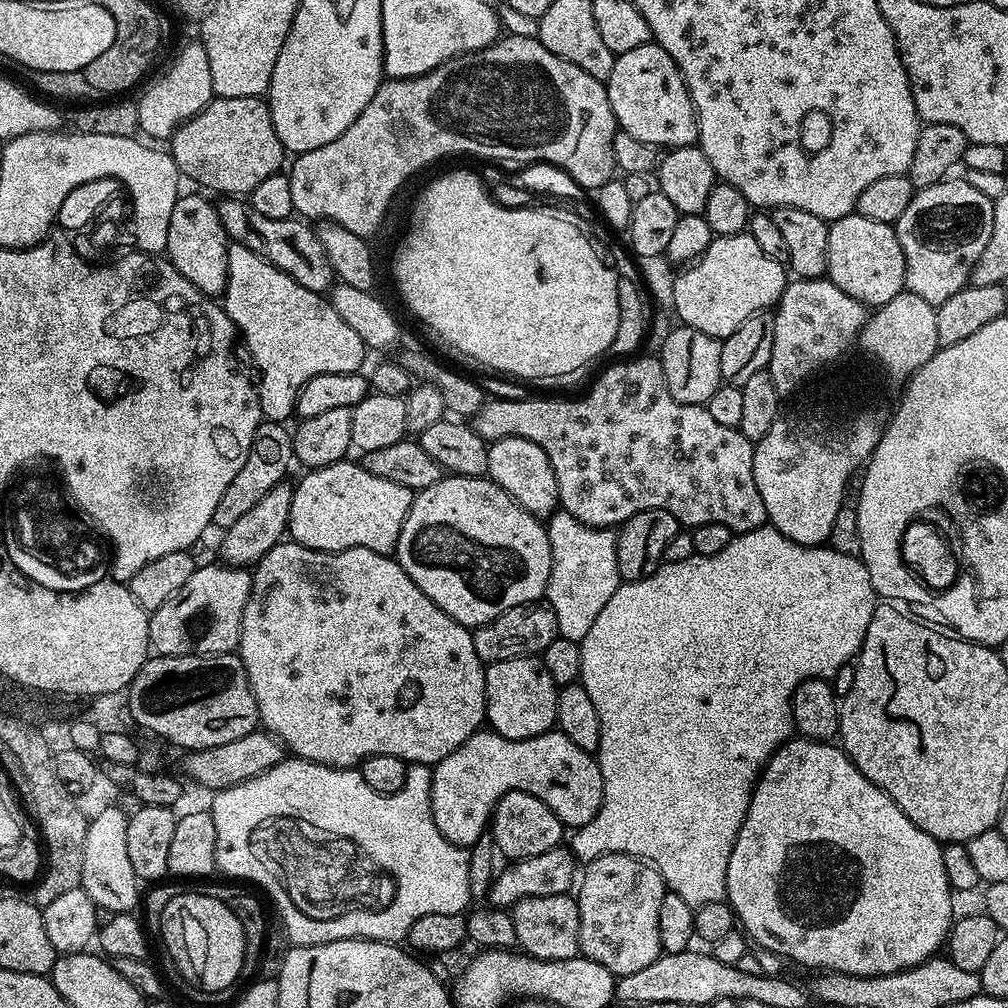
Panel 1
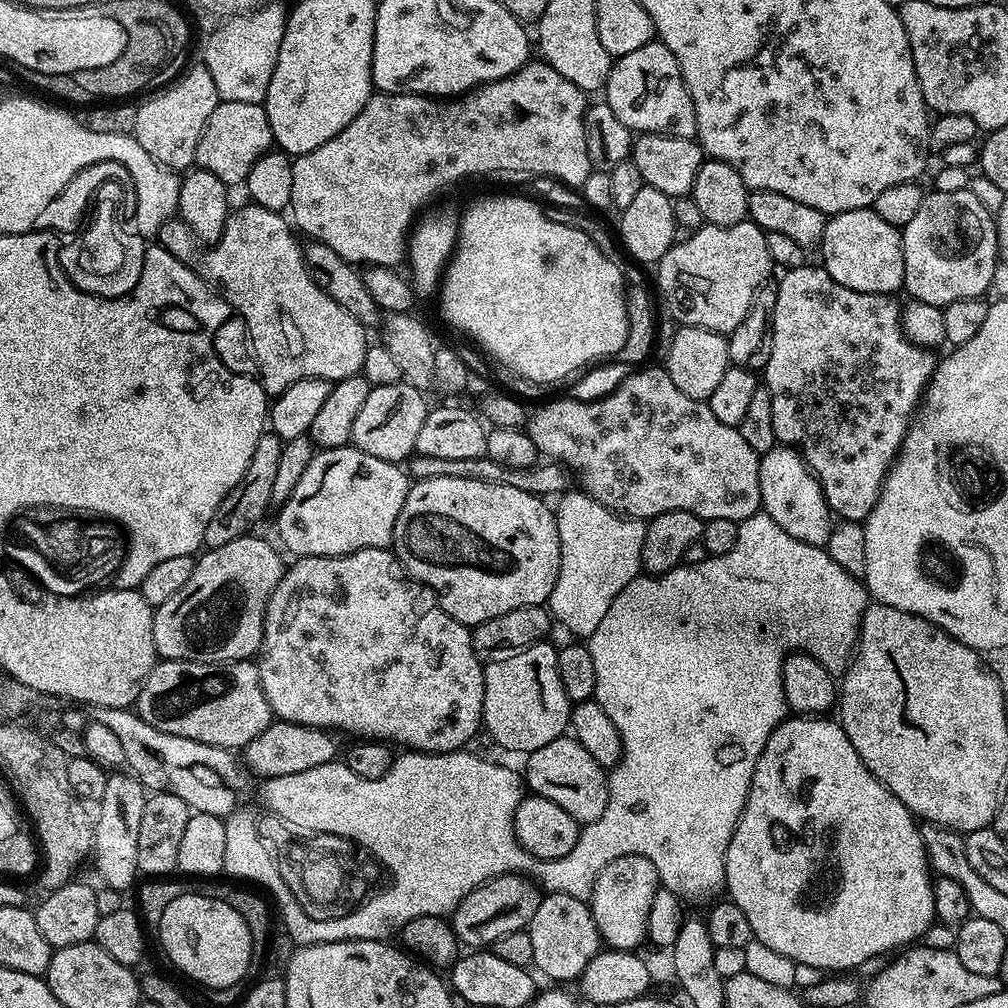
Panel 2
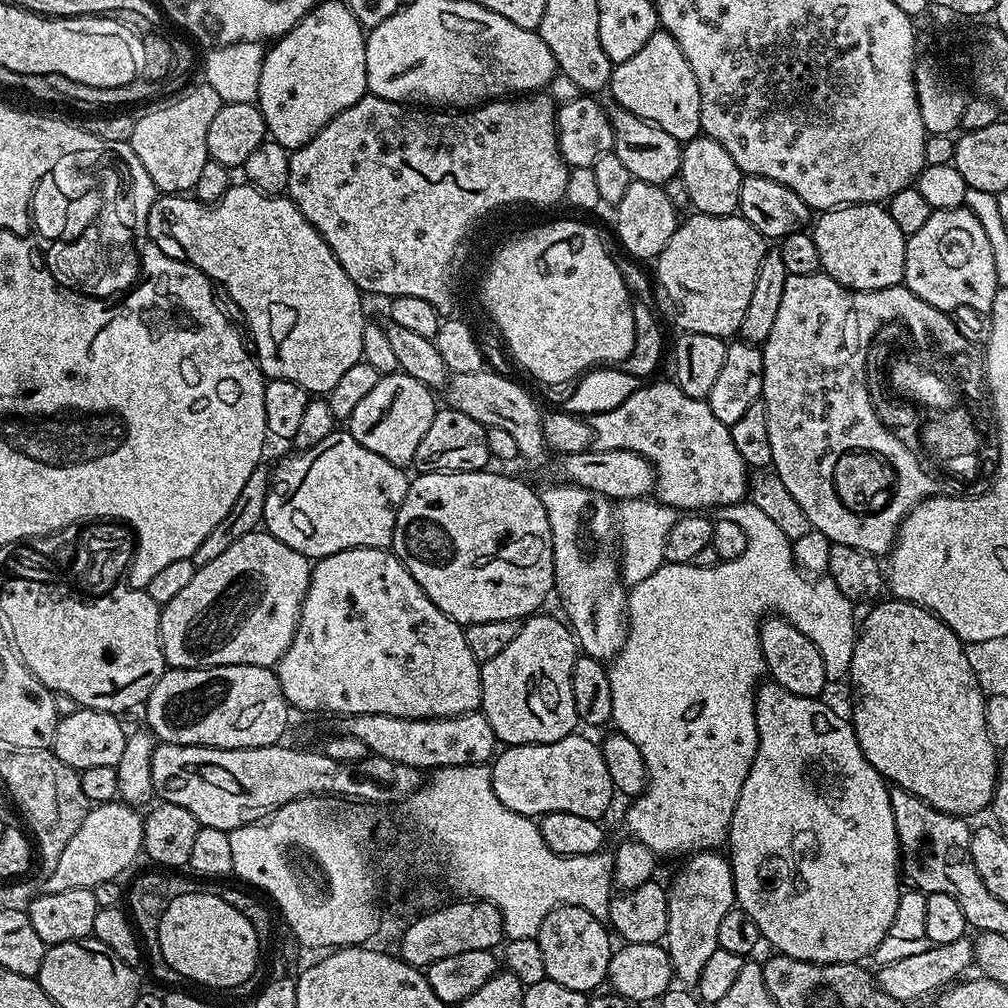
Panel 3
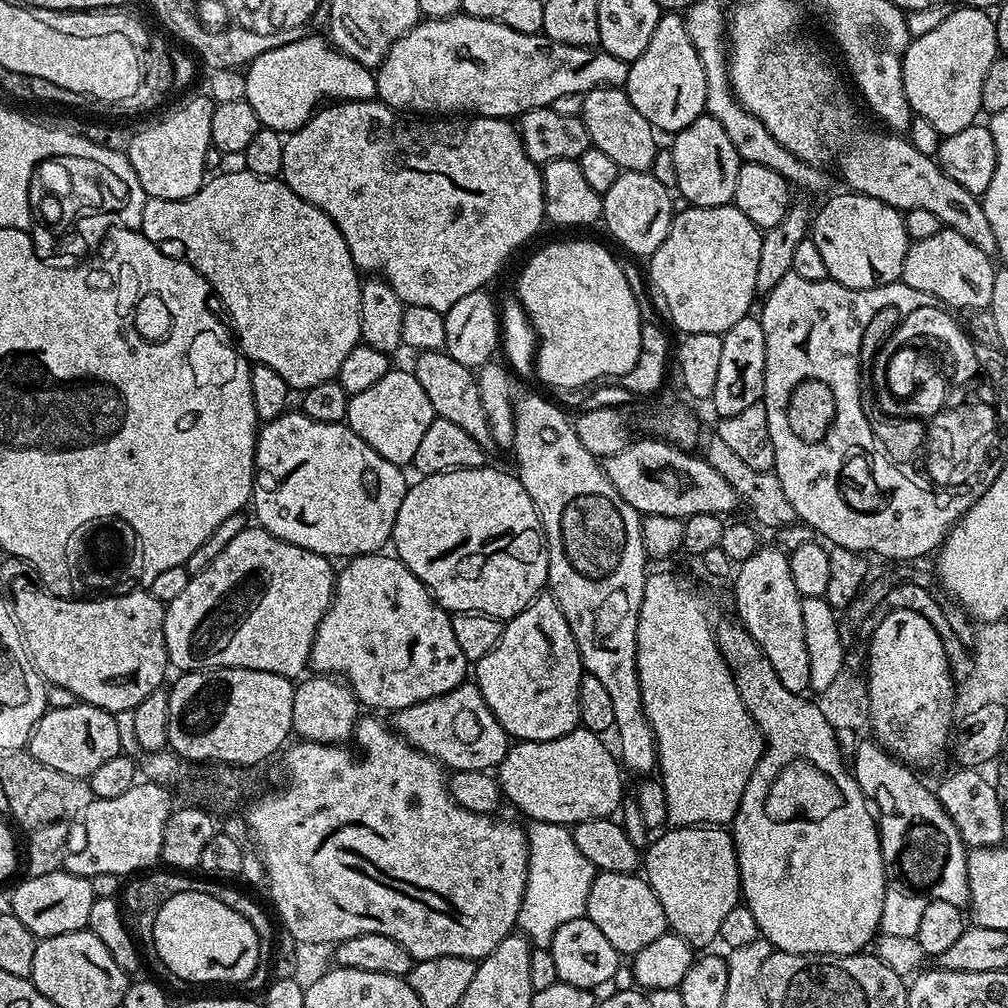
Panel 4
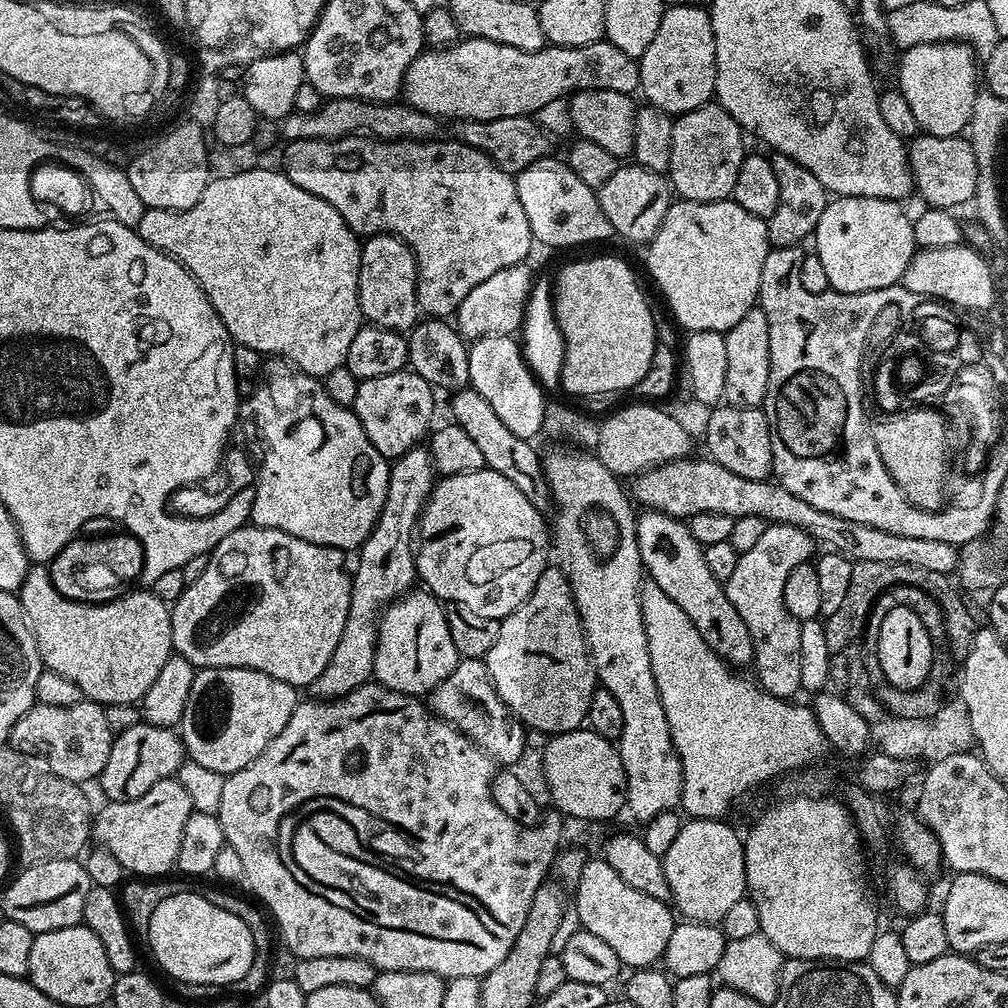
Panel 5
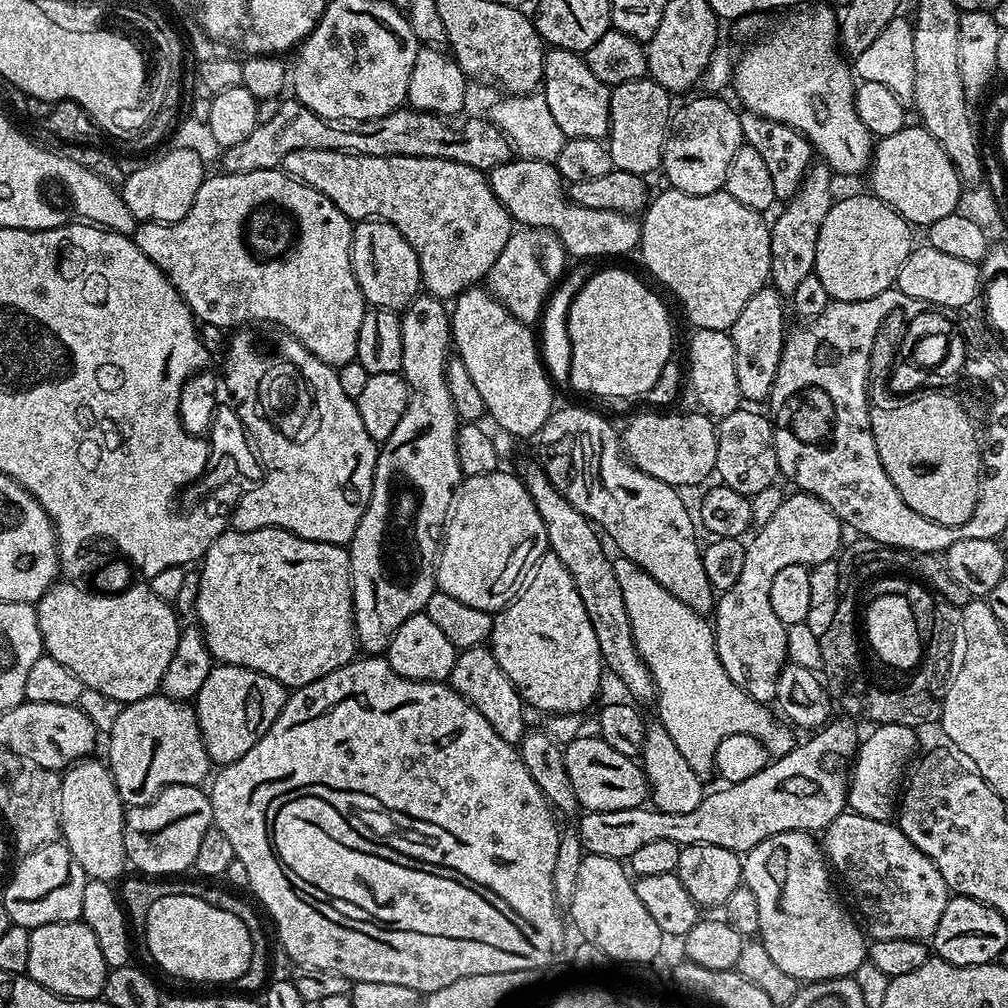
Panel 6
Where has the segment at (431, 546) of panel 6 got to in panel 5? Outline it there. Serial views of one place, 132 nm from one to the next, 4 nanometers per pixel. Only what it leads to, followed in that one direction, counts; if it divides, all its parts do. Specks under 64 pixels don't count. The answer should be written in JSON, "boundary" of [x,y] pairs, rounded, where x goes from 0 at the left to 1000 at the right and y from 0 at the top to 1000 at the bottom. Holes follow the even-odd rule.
{"boundary":[[[414,442],[409,444],[403,450],[396,452],[388,461],[385,469],[383,498],[379,502],[379,510],[375,514],[371,526],[357,541],[355,545],[357,561],[351,563],[351,566],[348,568],[349,600],[345,606],[343,621],[339,625],[339,633],[335,633],[335,642],[332,643],[331,649],[327,649],[327,657],[323,661],[323,665],[319,665],[319,669],[315,669],[315,673],[312,673],[312,677],[308,681],[308,687],[311,691],[319,694],[333,694],[336,690],[342,690],[343,688],[349,687],[355,681],[366,678],[370,674],[369,662],[371,661],[371,649],[373,648],[375,608],[386,597],[406,586],[412,580],[409,578],[414,578],[411,533],[415,528],[417,510],[421,507],[421,500],[429,489],[430,479],[431,465],[424,443]]]}

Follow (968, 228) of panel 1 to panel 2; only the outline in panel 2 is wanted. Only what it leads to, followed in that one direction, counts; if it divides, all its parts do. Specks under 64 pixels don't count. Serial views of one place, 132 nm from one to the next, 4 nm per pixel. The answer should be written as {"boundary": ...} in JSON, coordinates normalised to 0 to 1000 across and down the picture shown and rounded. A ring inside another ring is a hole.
{"boundary":[[[960,187],[946,188],[946,192],[922,189],[911,208],[911,213],[895,227],[895,237],[897,240],[896,289],[902,290],[905,293],[902,295],[906,299],[914,298],[936,308],[942,301],[975,295],[977,293],[975,290],[983,287],[992,252],[988,220],[985,211],[980,209]]]}

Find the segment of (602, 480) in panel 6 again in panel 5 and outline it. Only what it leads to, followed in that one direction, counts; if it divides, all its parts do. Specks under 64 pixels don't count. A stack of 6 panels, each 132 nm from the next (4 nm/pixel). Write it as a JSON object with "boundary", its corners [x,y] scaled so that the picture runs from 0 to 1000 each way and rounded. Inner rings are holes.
{"boundary":[[[639,506],[631,513],[631,529],[635,559],[642,574],[648,575],[657,589],[661,589],[661,593],[670,597],[677,604],[677,609],[688,617],[688,625],[696,629],[696,637],[700,637],[702,644],[709,647],[719,659],[745,660],[748,637],[744,633],[744,625],[740,625],[736,609],[728,605],[716,576],[708,573],[700,562],[697,553],[699,541],[693,540],[688,530],[685,530],[682,519],[660,508]]]}

